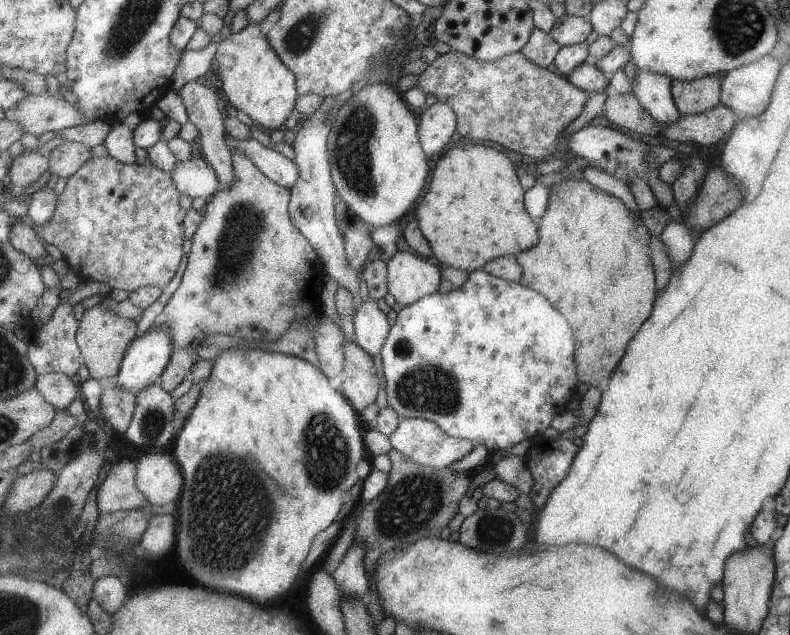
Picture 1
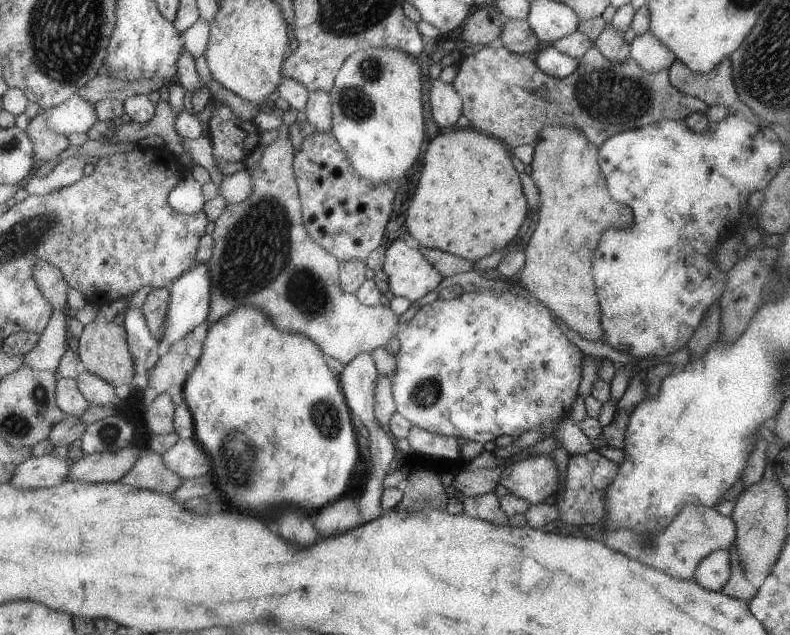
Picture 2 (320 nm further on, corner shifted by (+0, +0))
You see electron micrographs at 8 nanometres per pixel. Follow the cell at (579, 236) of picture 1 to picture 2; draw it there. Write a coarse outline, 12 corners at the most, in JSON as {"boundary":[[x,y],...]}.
{"boundary":[[545,126],[531,177],[539,221],[522,288],[603,342],[583,262],[633,212],[611,198],[597,147]]}

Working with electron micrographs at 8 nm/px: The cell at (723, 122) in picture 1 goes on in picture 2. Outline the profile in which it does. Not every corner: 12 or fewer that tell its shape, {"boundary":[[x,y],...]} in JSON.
{"boundary":[[593,45],[575,74],[483,46],[453,88],[470,126],[511,149],[545,126],[597,147],[708,110],[629,55]]}

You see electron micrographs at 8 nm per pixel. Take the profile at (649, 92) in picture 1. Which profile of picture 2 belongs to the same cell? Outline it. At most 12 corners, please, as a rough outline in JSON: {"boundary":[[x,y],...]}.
{"boundary":[[649,30],[635,36],[629,58],[649,74],[676,60]]}

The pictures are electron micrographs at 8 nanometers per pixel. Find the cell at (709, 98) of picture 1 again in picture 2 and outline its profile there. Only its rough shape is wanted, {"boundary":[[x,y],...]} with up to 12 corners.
{"boundary":[[729,57],[705,74],[675,60],[668,74],[675,90],[708,108],[740,101]]}

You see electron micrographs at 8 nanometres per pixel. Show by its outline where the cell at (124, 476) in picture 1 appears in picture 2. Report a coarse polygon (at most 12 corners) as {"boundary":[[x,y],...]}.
{"boundary":[[150,451],[121,478],[121,484],[172,494],[183,476]]}

